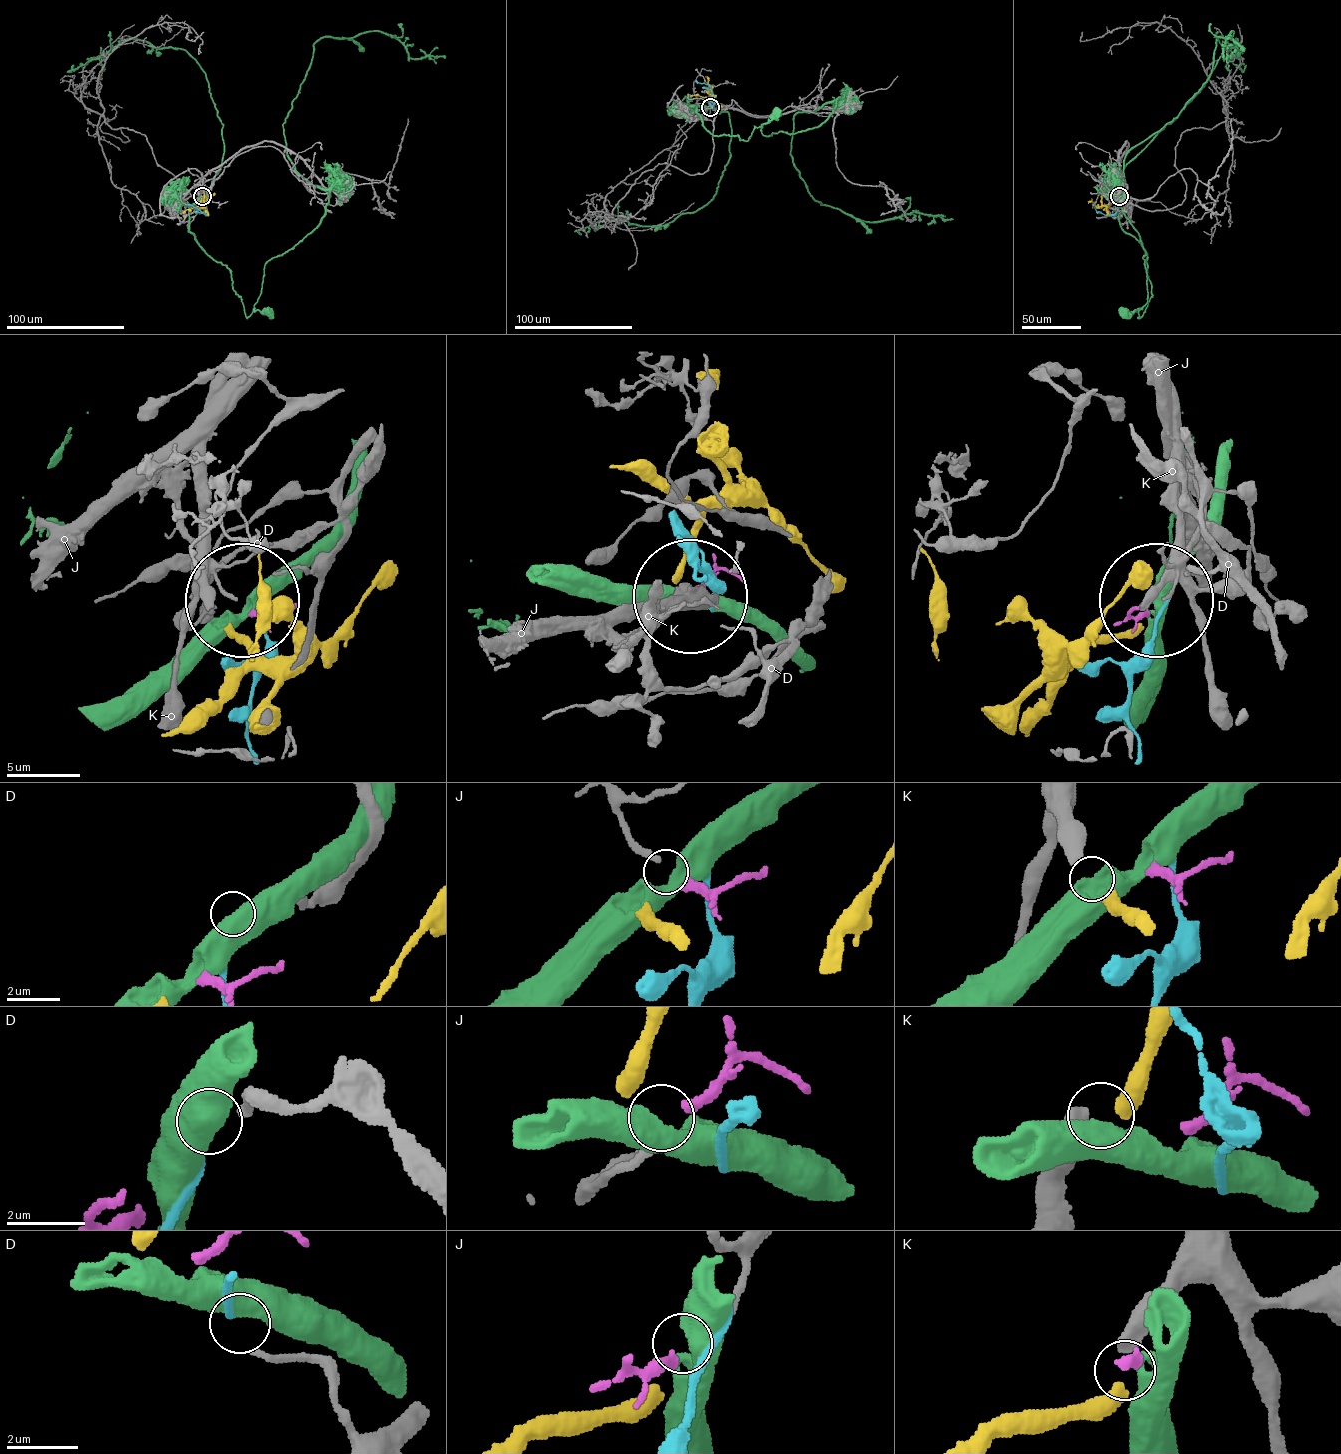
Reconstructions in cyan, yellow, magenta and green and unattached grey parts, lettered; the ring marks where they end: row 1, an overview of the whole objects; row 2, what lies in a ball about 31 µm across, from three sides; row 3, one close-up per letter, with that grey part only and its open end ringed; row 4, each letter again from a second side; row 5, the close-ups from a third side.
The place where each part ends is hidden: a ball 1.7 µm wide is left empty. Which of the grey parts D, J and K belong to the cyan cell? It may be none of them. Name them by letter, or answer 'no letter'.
D

